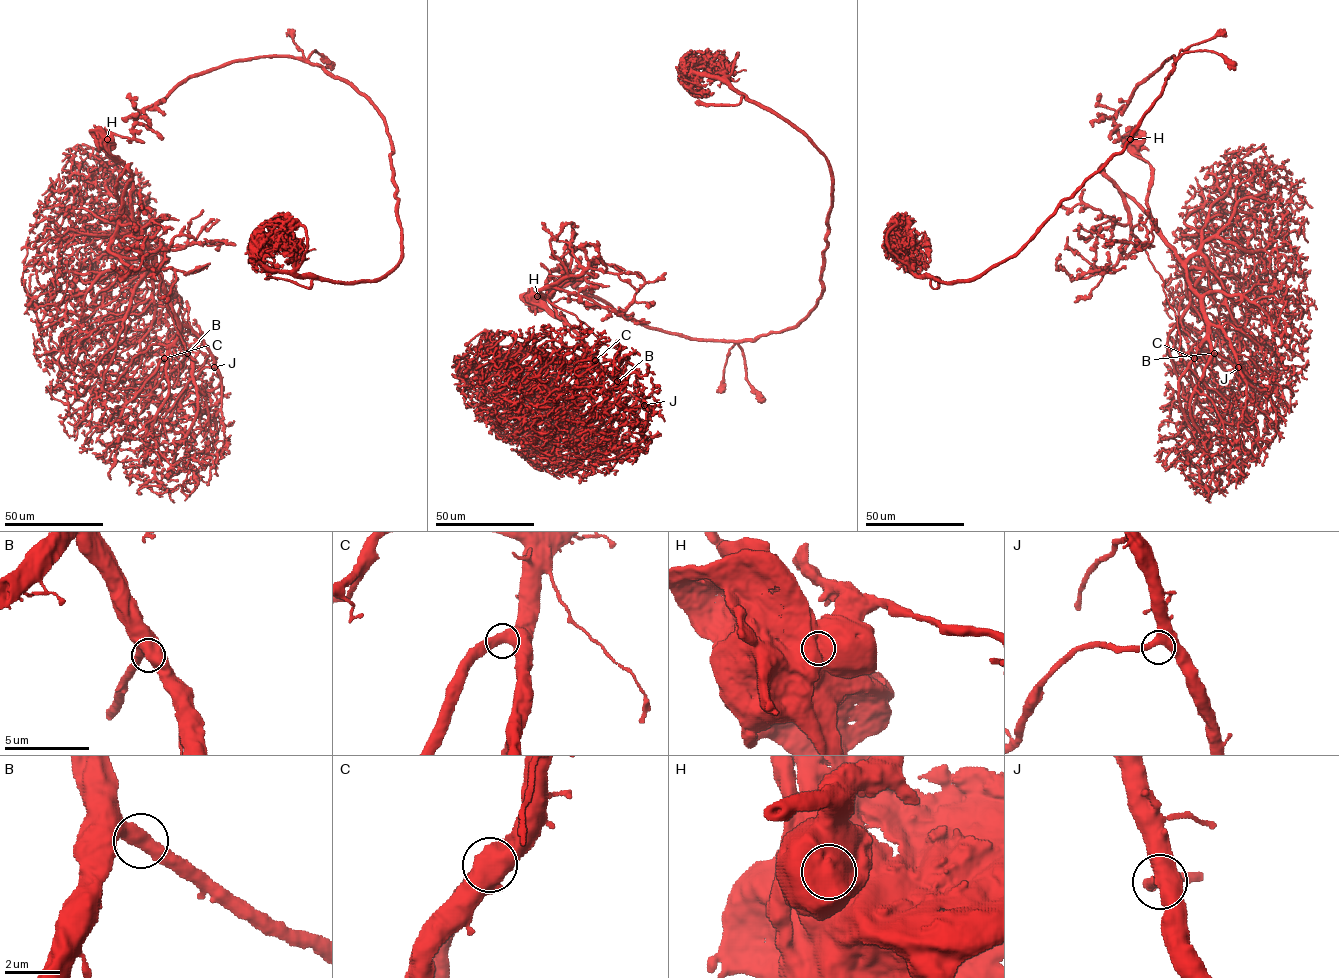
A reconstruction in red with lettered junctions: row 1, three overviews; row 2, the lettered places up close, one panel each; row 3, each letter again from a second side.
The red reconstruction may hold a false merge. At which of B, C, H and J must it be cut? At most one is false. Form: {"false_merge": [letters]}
{"false_merge": ["H"]}

